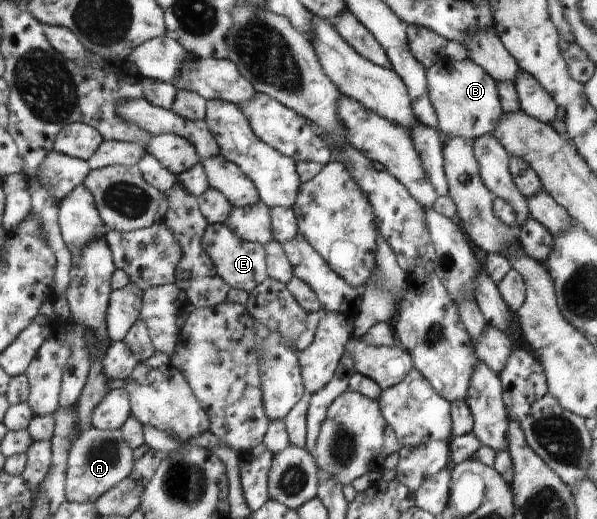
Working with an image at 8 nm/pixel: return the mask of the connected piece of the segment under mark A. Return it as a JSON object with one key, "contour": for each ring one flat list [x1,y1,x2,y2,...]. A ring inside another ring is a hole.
{"contour":[[86,428,72,442,67,456,65,496,71,502,95,502,104,492,119,484,132,473,133,450,122,439,121,430]]}

